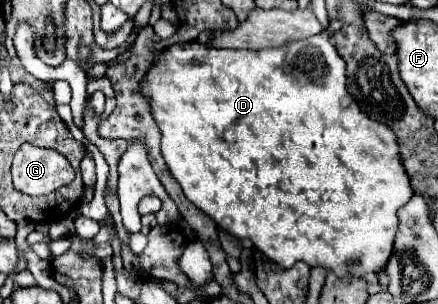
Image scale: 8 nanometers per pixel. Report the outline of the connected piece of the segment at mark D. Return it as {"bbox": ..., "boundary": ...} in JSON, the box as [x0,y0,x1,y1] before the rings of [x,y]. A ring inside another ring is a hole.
{"bbox":[142,30,414,278],"boundary":[[[326,30],[312,38],[286,42],[284,46],[274,46],[268,50],[216,50],[198,42],[172,44],[156,58],[142,82],[142,88],[152,106],[152,116],[162,132],[162,156],[168,164],[168,170],[180,182],[184,194],[228,234],[240,240],[248,238],[268,260],[282,268],[292,268],[294,262],[302,260],[310,268],[322,266],[324,270],[334,272],[338,278],[364,278],[368,272],[378,274],[386,268],[394,250],[394,238],[398,234],[398,210],[408,204],[414,188],[402,166],[396,134],[392,128],[370,120],[348,94],[346,62],[330,44]]]}

